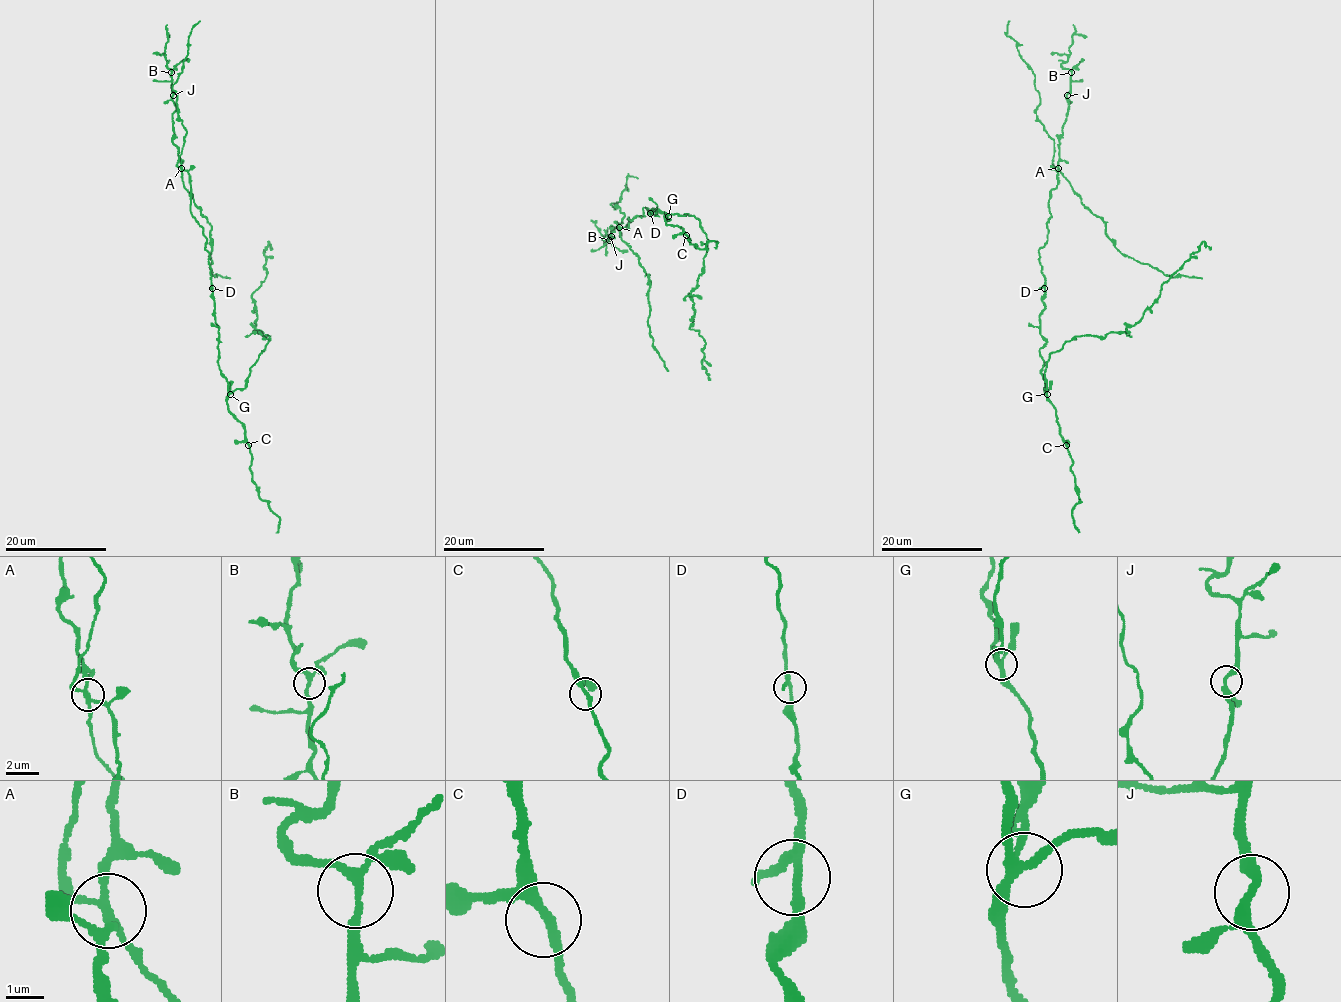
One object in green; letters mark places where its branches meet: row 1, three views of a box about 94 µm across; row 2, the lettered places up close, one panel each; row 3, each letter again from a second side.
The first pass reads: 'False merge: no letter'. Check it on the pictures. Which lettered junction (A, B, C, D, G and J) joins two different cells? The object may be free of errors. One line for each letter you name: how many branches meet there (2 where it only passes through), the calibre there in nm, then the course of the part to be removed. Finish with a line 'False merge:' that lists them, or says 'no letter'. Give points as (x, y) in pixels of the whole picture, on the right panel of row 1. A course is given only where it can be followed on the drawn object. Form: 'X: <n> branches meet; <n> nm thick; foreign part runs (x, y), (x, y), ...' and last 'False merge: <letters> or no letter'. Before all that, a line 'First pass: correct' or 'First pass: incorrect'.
First pass: incorrect
A: 4 branches meet; 200 nm thick; foreign part runs (1058, 168), (1087, 208), (1105, 223), (1105, 234), (1116, 249), (1156, 267), (1170, 277), (1202, 278)
False merge: A

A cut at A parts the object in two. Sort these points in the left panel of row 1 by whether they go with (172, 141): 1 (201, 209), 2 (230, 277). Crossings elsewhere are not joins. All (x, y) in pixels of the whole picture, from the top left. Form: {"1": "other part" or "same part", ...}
{"1": "other part", "2": "other part"}

